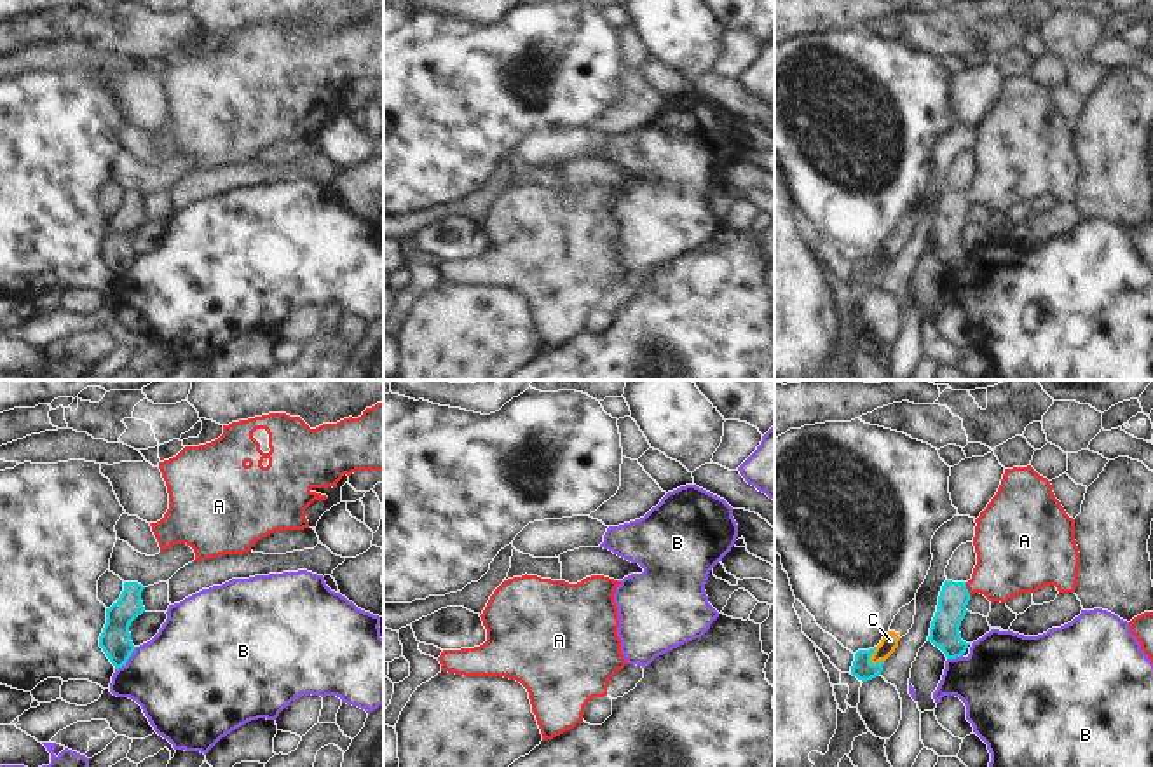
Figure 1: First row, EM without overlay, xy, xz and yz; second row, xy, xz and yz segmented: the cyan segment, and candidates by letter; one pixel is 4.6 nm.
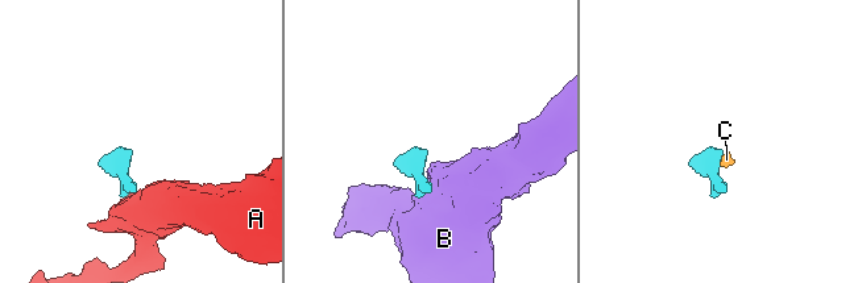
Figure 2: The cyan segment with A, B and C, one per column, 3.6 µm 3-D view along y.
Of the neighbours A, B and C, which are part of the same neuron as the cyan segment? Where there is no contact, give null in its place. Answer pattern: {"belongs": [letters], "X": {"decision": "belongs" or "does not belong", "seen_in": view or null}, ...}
{"belongs": ["A"], "A": {"decision": "belongs", "seen_in": "yz"}, "B": {"decision": "does not belong", "seen_in": "xy"}, "C": {"decision": "does not belong", "seen_in": "yz"}}

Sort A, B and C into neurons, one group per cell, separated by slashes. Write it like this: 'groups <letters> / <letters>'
groups A / B / C

